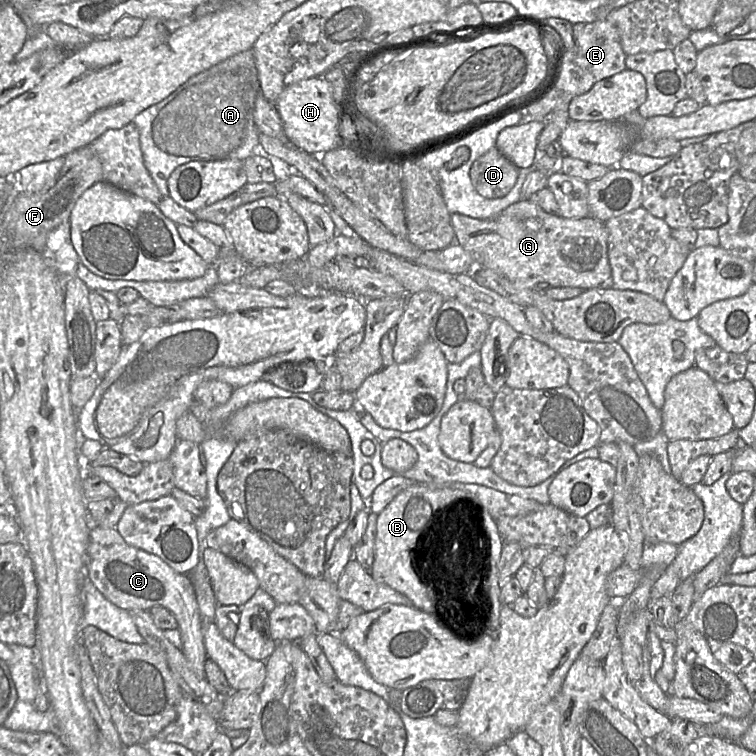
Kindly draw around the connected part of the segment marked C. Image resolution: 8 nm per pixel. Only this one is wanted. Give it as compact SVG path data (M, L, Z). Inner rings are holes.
M93 523L89 533L86 575L106 599L122 609L149 611L154 606L167 608L178 623L182 652L189 666L198 676L205 677L208 656L204 646L204 620L187 574L175 572L157 556L127 544L116 528L102 528Z

